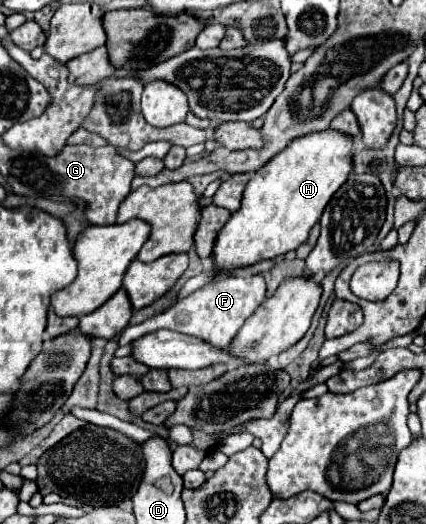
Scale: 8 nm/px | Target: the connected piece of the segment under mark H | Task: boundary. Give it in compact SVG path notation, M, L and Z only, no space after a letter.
M327 129L295 139L285 151L261 167L245 187L239 211L231 213L215 239L213 269L217 273L231 273L261 259L285 255L305 243L325 205L351 173L351 145L353 139L349 135Z

